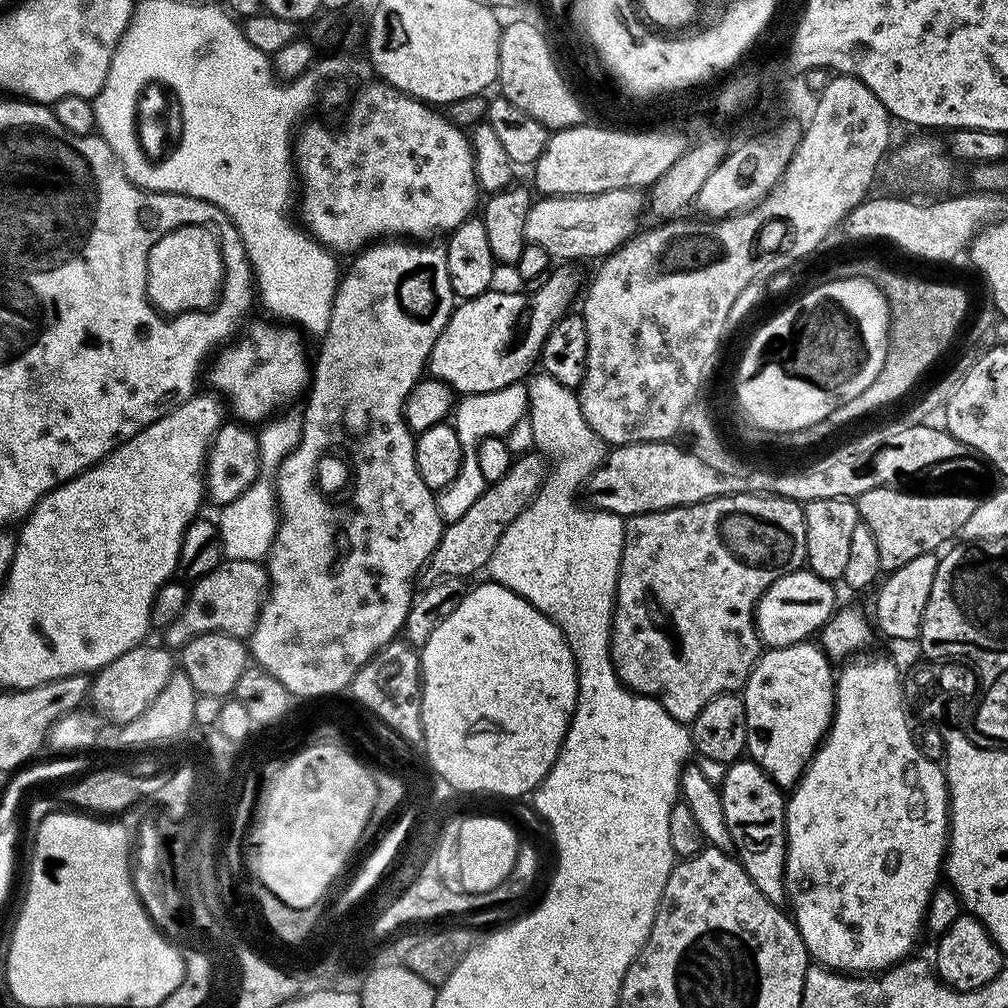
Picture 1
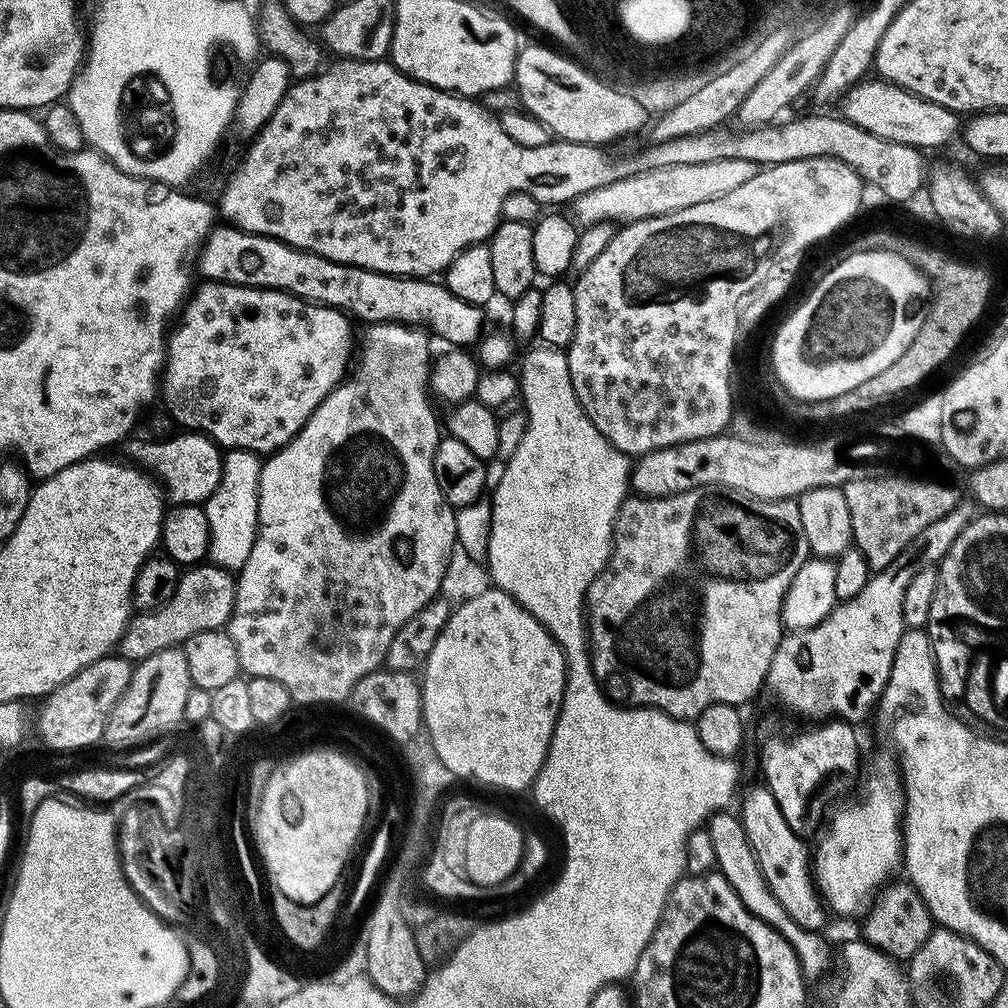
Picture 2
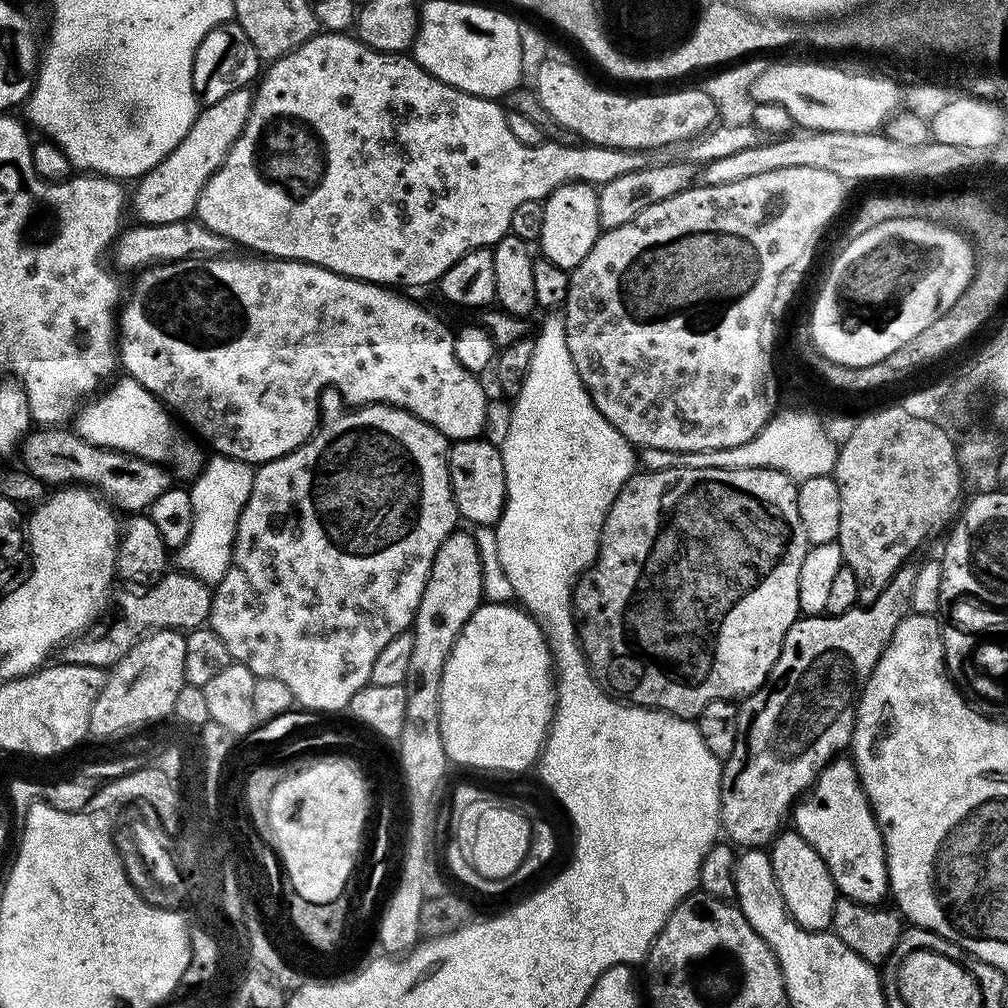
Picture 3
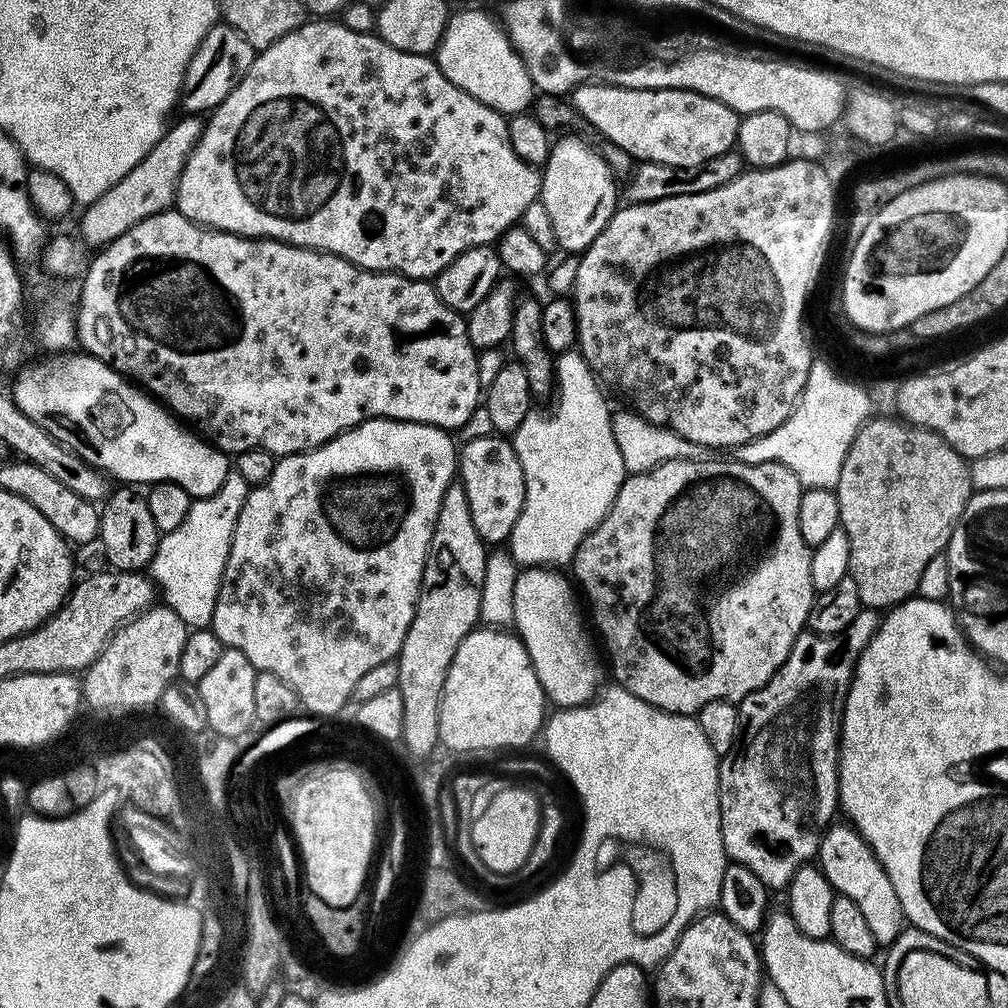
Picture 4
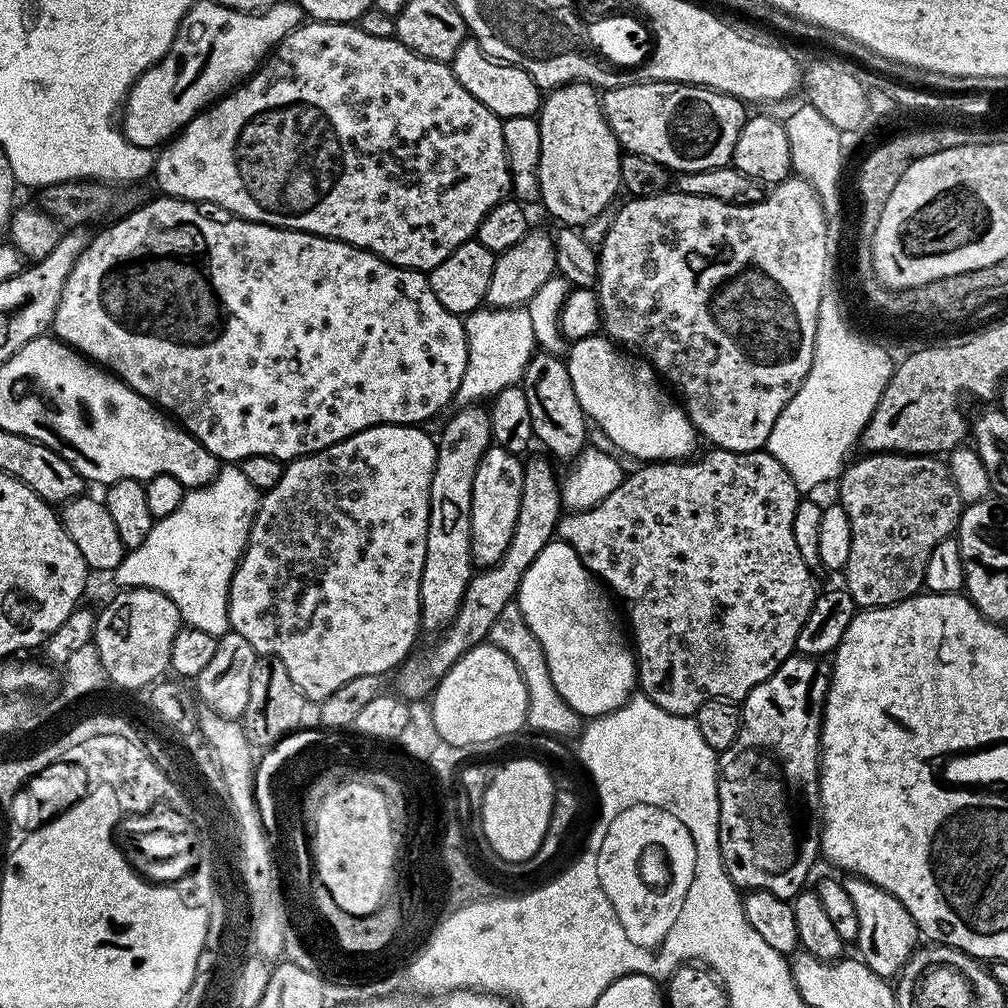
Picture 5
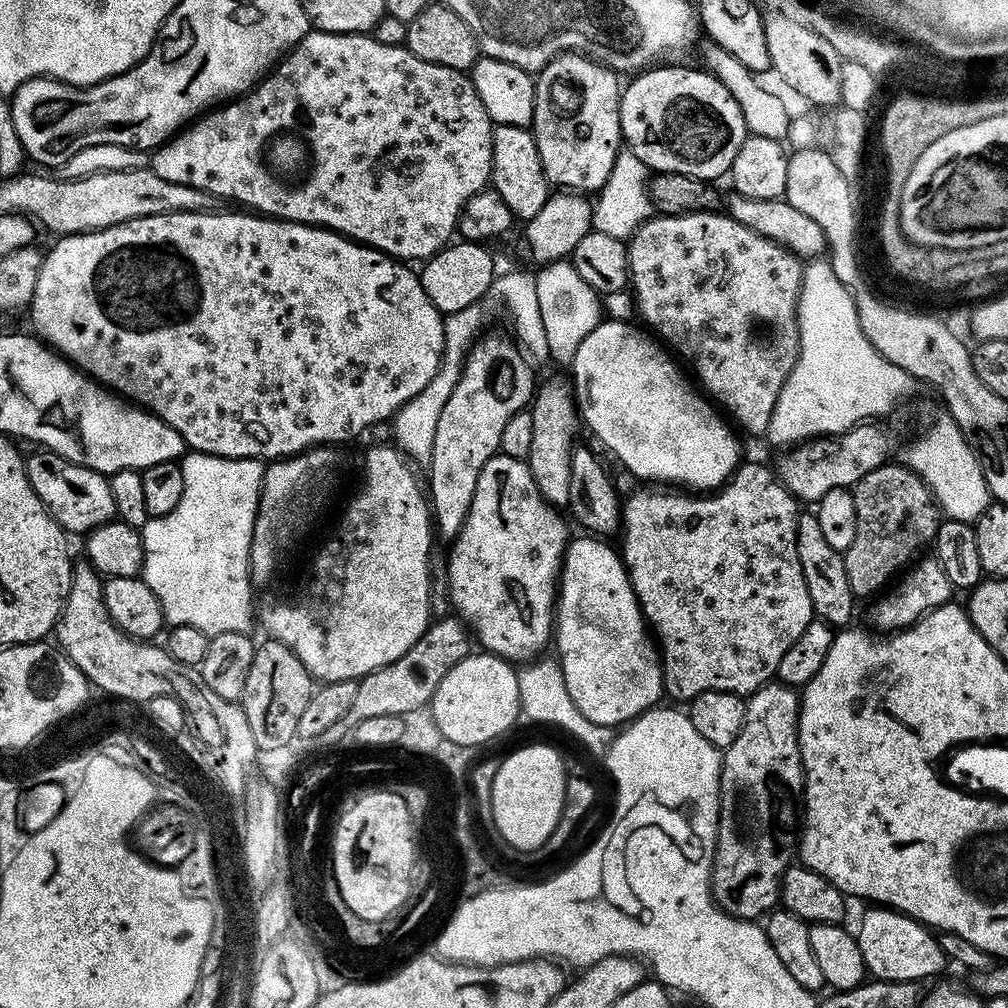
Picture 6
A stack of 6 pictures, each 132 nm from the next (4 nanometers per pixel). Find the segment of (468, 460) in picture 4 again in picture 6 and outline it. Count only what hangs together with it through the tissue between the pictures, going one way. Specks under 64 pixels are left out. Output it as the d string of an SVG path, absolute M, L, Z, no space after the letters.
M497 454L482 466L464 525L450 544L452 553L448 556L446 575L451 607L457 608L459 619L468 625L485 653L509 662L528 662L539 657L547 644L549 647L554 636L560 567L564 565L564 550L570 539L569 521L556 512L559 511L542 498L525 461Z

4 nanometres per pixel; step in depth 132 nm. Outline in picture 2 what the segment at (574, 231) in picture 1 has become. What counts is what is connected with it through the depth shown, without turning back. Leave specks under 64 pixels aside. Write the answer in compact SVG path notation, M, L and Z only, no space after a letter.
M718 158L714 162L682 162L682 166L662 166L661 168L645 168L643 172L635 172L633 176L622 178L610 186L602 186L598 190L590 190L571 201L571 215L580 226L589 224L606 224L609 222L631 222L645 220L662 214L670 214L674 210L686 210L686 206L696 206L698 202L710 202L710 198L722 198L730 194L742 182L750 182L754 178L758 166L746 158Z

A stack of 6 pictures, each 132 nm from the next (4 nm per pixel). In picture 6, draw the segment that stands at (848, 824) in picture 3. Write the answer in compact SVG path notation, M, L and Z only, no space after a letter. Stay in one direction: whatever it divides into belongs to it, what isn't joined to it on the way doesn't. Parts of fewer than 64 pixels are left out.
M872 906L869 909L860 920L860 929L854 932L869 977L924 982L927 976L936 976L943 970L946 957L941 941L919 920L887 906Z

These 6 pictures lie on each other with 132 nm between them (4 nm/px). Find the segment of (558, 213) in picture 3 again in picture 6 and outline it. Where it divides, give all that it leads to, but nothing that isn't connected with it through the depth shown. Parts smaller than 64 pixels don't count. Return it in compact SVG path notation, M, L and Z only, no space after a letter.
M562 52L555 56L535 77L536 101L530 131L538 146L538 158L542 158L542 170L549 185L560 190L581 194L596 194L610 177L615 156L622 149L620 135L620 94L622 80L610 68L592 59L591 56L574 52Z

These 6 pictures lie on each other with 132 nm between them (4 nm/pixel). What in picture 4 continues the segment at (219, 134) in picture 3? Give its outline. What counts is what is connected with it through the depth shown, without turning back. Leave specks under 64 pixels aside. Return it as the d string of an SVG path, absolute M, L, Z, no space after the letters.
M184 114L181 117L177 124L176 121L169 123L167 132L156 143L154 150L150 150L150 154L146 154L146 158L142 158L142 162L138 162L138 166L134 166L126 178L122 178L122 182L110 186L102 198L81 211L84 213L80 216L78 236L89 249L99 249L114 238L126 234L130 226L173 207L180 175L205 126L205 121L199 115Z

